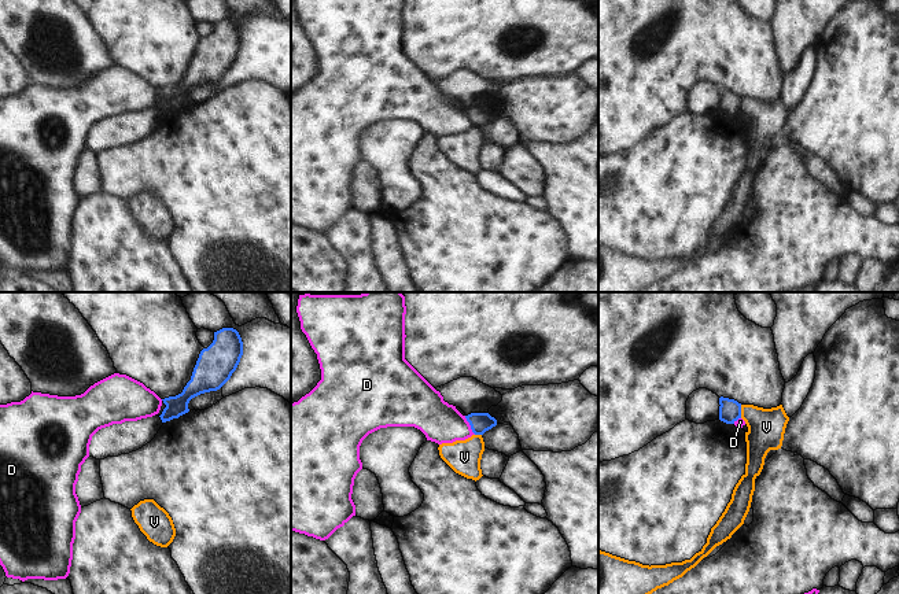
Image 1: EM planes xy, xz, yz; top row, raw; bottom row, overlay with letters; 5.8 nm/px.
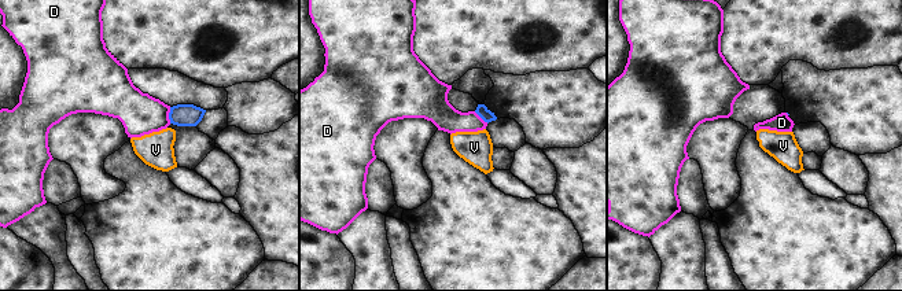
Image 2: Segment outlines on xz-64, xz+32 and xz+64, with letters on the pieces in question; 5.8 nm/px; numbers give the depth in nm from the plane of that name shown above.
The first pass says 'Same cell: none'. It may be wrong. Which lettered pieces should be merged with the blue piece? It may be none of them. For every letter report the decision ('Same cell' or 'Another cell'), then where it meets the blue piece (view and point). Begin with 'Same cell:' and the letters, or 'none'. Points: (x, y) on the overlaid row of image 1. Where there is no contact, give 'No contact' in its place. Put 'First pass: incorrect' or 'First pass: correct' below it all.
Same cell: none
D: Another cell. Touches blue at xz (470, 424)
V: Another cell. Touches blue at yz (740, 412)
First pass: correct

